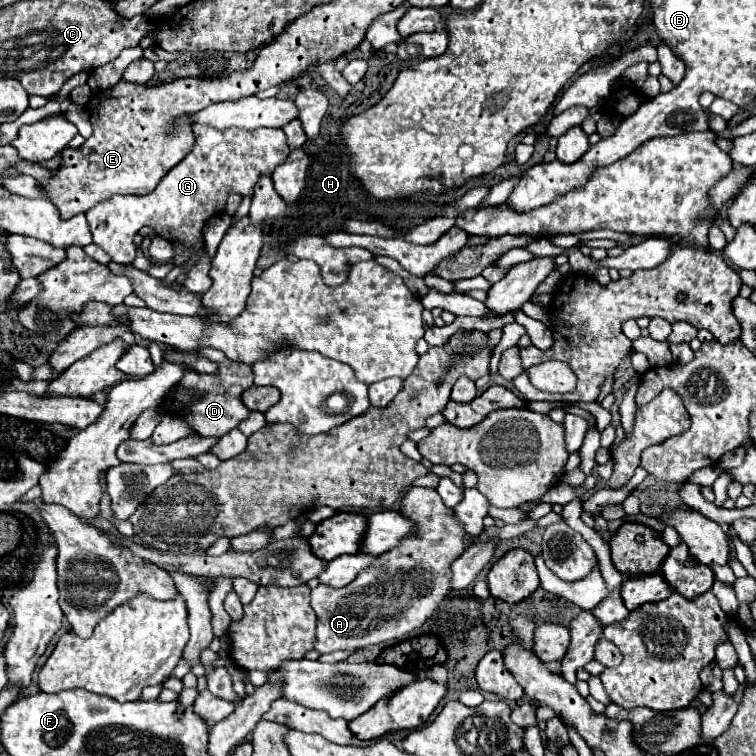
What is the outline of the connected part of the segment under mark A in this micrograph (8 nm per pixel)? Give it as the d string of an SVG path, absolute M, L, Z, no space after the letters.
M411 487L401 501L401 513L417 523L417 533L405 537L395 549L383 553L373 567L361 571L353 583L343 589L333 589L327 585L317 585L311 591L311 607L317 615L317 633L313 647L319 653L333 653L333 651L357 651L369 645L383 643L387 639L397 639L413 629L421 627L437 609L441 599L449 593L451 571L449 565L455 557L459 557L463 547L465 531L453 519L453 511L443 505L439 493L429 487Z

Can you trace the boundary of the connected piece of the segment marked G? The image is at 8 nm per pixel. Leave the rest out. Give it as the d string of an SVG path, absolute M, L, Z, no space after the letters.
M195 123L193 135L193 151L179 165L175 165L151 193L115 195L87 211L87 223L93 233L93 243L99 245L115 263L131 263L135 259L133 235L145 225L173 243L175 265L185 265L191 255L199 253L201 259L187 271L189 279L185 281L185 287L191 293L205 293L211 287L211 261L207 255L203 255L203 225L209 217L225 209L225 201L231 193L253 195L259 177L271 175L277 165L287 161L291 149L285 145L283 129L219 131L215 127Z

